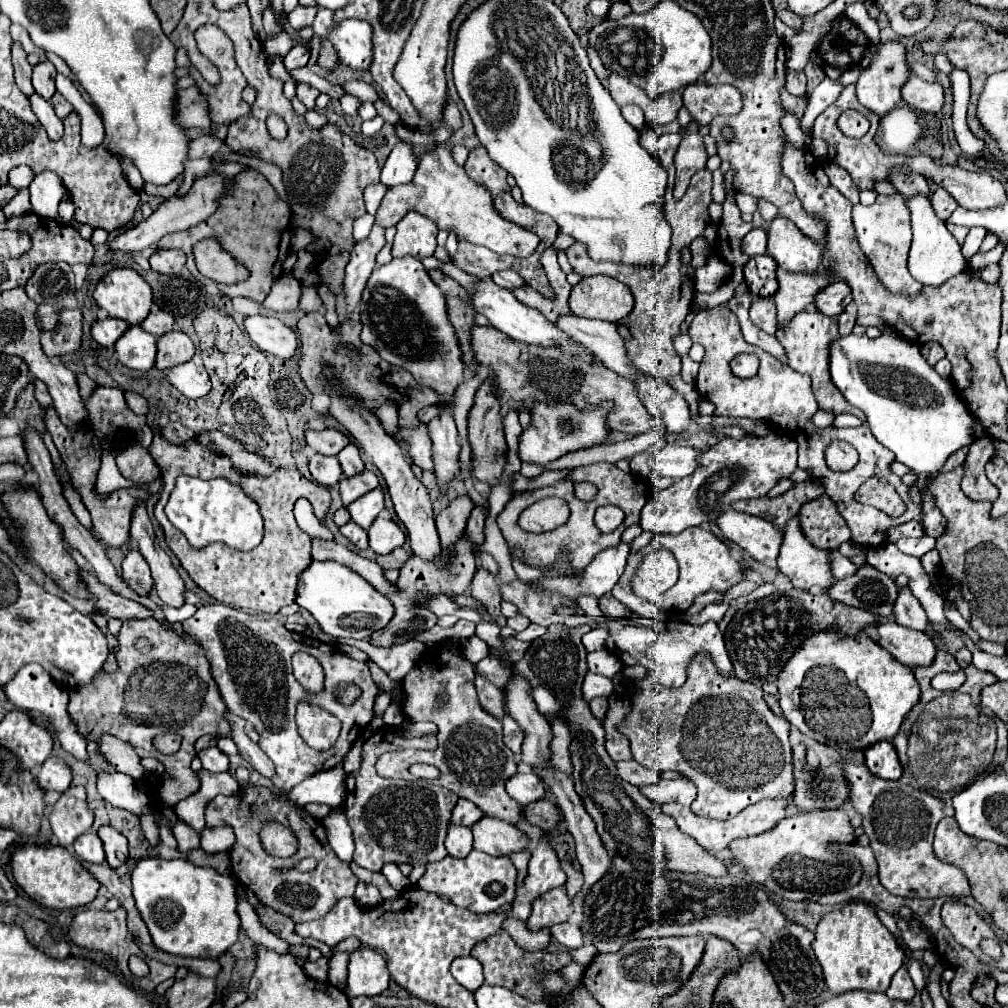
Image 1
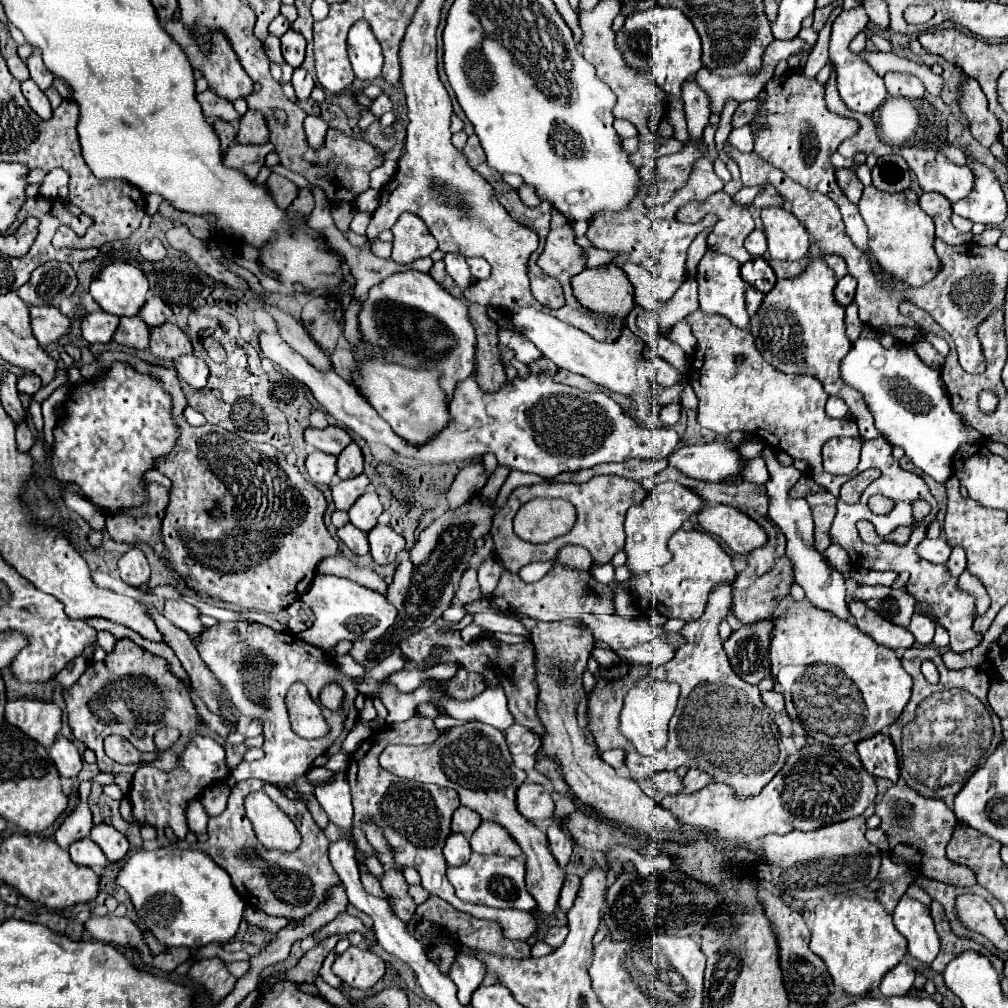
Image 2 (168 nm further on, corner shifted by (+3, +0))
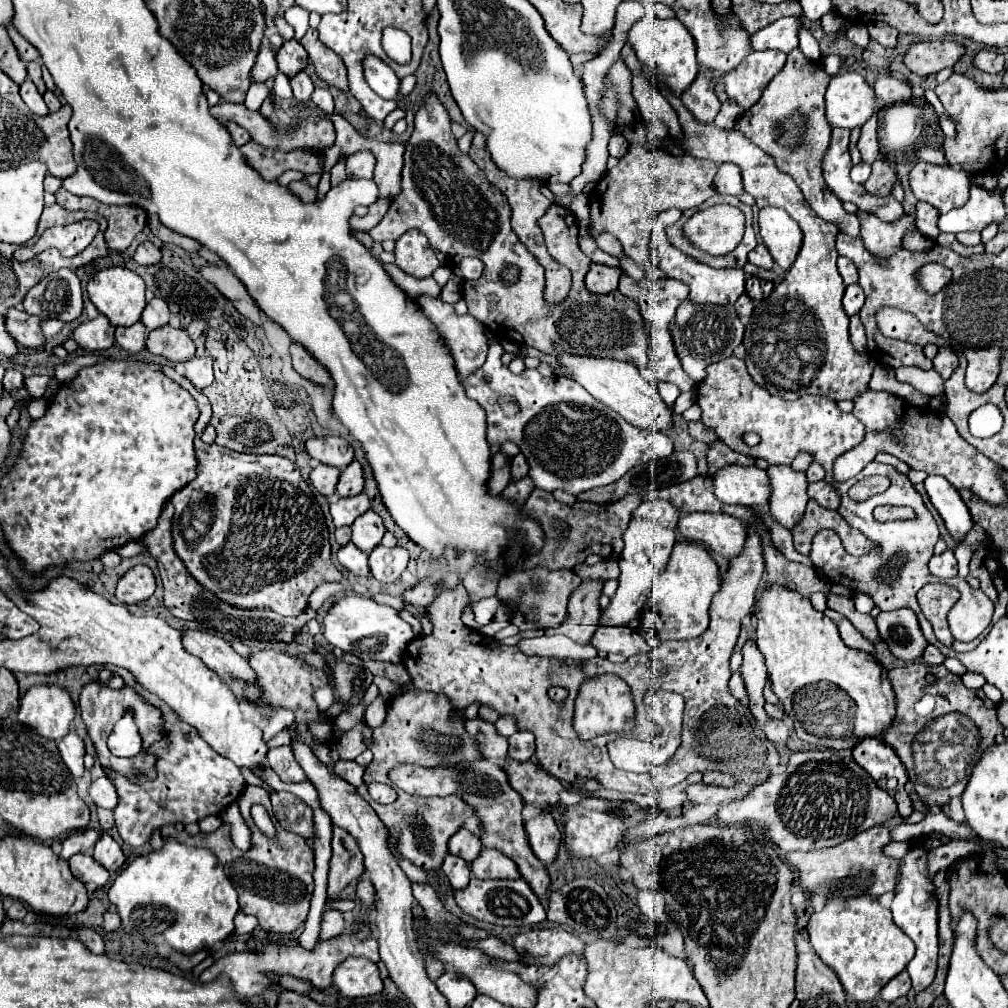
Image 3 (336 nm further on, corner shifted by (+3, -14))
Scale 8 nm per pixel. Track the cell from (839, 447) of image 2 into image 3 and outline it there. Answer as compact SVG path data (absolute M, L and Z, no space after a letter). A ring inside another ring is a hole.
M865 390L855 396L853 404L853 414L865 424L865 440L855 446L855 450L849 450L835 460L833 476L837 482L857 476L859 470L863 470L877 452L885 452L897 456L913 470L925 470L927 474L943 476L955 488L969 488L973 494L985 498L985 502L993 506L1007 504L1003 486L999 486L999 482L995 482L995 474L991 474L991 466L995 464L959 436L957 428L945 412L931 410L929 406L913 406L891 392L873 390Z

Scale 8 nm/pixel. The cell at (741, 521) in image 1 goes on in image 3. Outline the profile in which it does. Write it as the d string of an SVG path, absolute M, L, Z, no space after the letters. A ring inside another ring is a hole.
M691 512L679 514L677 530L693 542L701 542L711 552L717 552L725 558L733 558L743 550L743 542L747 538L745 524L727 514L713 512Z

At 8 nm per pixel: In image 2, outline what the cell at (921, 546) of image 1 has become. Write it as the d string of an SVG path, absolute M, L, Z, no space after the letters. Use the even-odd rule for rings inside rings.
M939 536L939 538L935 538L935 540L925 538L923 542L919 542L919 546L915 548L915 552L917 552L921 558L925 558L925 560L929 560L929 562L933 562L933 564L945 564L945 560L947 560L949 554L951 554L951 546L943 540L943 536Z

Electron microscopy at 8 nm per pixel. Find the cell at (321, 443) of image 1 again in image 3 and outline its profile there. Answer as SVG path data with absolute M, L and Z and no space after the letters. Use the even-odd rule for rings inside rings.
M323 436L323 438L311 438L305 444L311 458L315 458L321 464L329 464L335 468L345 468L353 462L353 448L339 436Z

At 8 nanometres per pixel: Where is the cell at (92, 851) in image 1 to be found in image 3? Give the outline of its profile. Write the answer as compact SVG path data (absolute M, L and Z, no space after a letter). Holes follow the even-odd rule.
M75 854L73 858L69 858L69 864L73 876L85 884L93 882L97 886L105 886L109 880L109 872L97 860L93 860L91 854Z

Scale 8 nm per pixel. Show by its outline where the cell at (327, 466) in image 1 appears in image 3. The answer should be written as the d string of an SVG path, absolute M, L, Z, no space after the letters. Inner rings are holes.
M319 464L317 468L311 470L311 482L315 486L315 490L323 496L333 496L335 494L335 486L337 486L337 478L339 478L341 470L335 466L327 466L327 464Z

